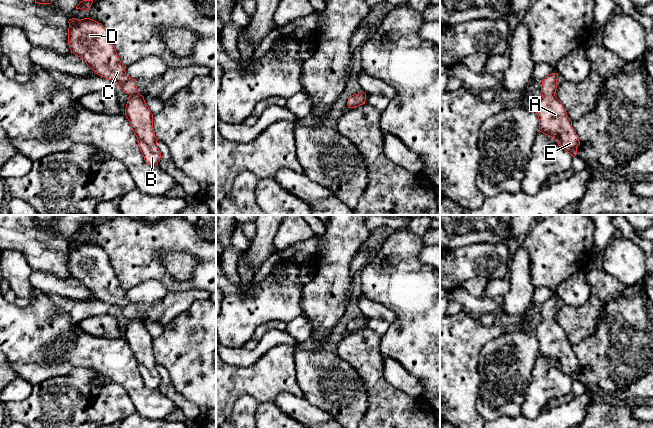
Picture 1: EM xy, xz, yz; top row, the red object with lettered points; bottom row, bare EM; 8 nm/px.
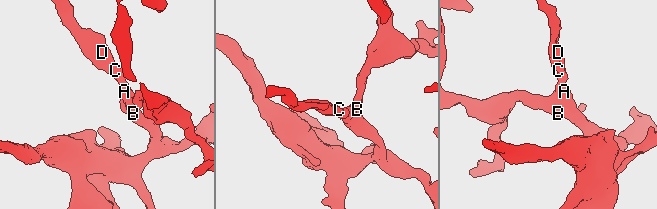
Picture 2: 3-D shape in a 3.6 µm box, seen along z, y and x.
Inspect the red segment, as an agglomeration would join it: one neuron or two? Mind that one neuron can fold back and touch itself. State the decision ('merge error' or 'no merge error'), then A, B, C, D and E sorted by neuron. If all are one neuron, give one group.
no merge error; A B C D E

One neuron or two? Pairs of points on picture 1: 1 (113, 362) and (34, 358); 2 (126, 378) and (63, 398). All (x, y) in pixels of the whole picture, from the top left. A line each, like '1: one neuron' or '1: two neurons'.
1: one neuron
2: two neurons

